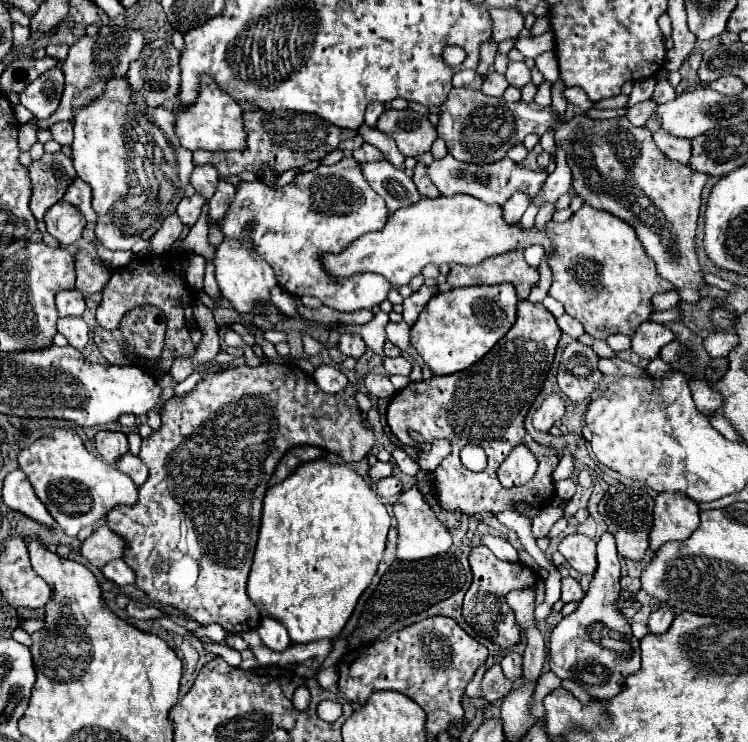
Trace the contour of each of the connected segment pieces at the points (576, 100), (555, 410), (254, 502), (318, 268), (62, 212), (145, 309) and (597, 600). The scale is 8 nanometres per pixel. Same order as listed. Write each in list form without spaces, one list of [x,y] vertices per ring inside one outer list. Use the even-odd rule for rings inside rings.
[[[566,87],[566,89],[564,89],[564,97],[566,97],[570,103],[578,105],[580,109],[584,109],[584,111],[590,111],[590,109],[596,105],[594,101],[588,99],[588,95],[586,95],[580,87]]]
[[[550,395],[546,401],[540,405],[540,409],[534,413],[534,427],[542,433],[548,433],[552,425],[564,415],[564,401],[560,395]]]
[[[264,363],[264,365],[258,365],[258,367],[248,367],[248,365],[232,367],[232,369],[208,375],[186,397],[180,397],[180,399],[176,397],[170,403],[166,403],[166,407],[162,411],[162,427],[158,431],[154,431],[148,439],[142,439],[142,449],[140,449],[138,457],[146,463],[146,467],[150,471],[150,477],[138,489],[138,503],[134,507],[116,507],[116,511],[112,511],[106,517],[106,525],[114,533],[122,535],[128,541],[124,561],[136,573],[136,587],[142,589],[152,601],[158,601],[164,607],[174,607],[180,613],[184,613],[188,619],[198,621],[200,625],[218,623],[228,633],[244,633],[244,631],[256,629],[258,623],[260,623],[260,611],[246,595],[246,579],[248,579],[252,557],[254,557],[254,547],[256,547],[260,517],[262,517],[262,499],[264,499],[264,493],[268,489],[268,481],[270,481],[270,477],[276,469],[276,463],[284,457],[284,453],[290,447],[296,447],[296,445],[324,447],[328,453],[334,453],[334,455],[342,457],[346,463],[360,461],[364,455],[368,455],[368,451],[372,451],[372,447],[374,447],[374,433],[372,433],[370,423],[366,419],[362,421],[362,415],[358,411],[354,395],[356,395],[356,387],[352,383],[346,387],[346,391],[342,391],[338,395],[328,395],[328,393],[320,391],[320,387],[316,387],[314,379],[308,373],[304,373],[302,369],[296,367],[296,371],[294,371],[288,365]]]
[[[344,157],[332,167],[320,165],[314,171],[300,173],[282,191],[270,189],[262,181],[242,181],[226,217],[217,224],[226,237],[250,237],[258,255],[274,269],[278,285],[290,295],[310,295],[326,307],[356,311],[380,305],[392,285],[376,273],[364,273],[364,279],[332,279],[322,267],[322,255],[340,253],[360,235],[384,229],[386,219],[388,207],[384,199],[372,191],[368,181],[364,181],[360,163]]]
[[[64,199],[46,211],[44,221],[46,221],[48,233],[56,237],[62,247],[76,243],[84,229],[84,217],[76,211],[76,207],[72,207]]]
[[[142,305],[142,307],[132,309],[122,319],[122,325],[116,331],[106,331],[100,325],[96,325],[94,327],[94,343],[98,345],[100,353],[108,359],[110,365],[130,365],[130,363],[134,363],[132,357],[142,357],[150,363],[150,361],[156,361],[162,353],[164,331],[166,331],[164,313],[158,307]]]
[[[604,531],[598,539],[598,569],[590,583],[586,597],[580,601],[578,609],[564,617],[550,635],[550,669],[560,677],[574,681],[596,701],[608,701],[618,695],[624,687],[624,679],[640,671],[640,643],[630,633],[630,623],[614,607],[620,597],[620,561],[616,551],[616,539]],[[616,631],[620,639],[630,643],[630,653],[610,651],[602,645],[602,637]]]

